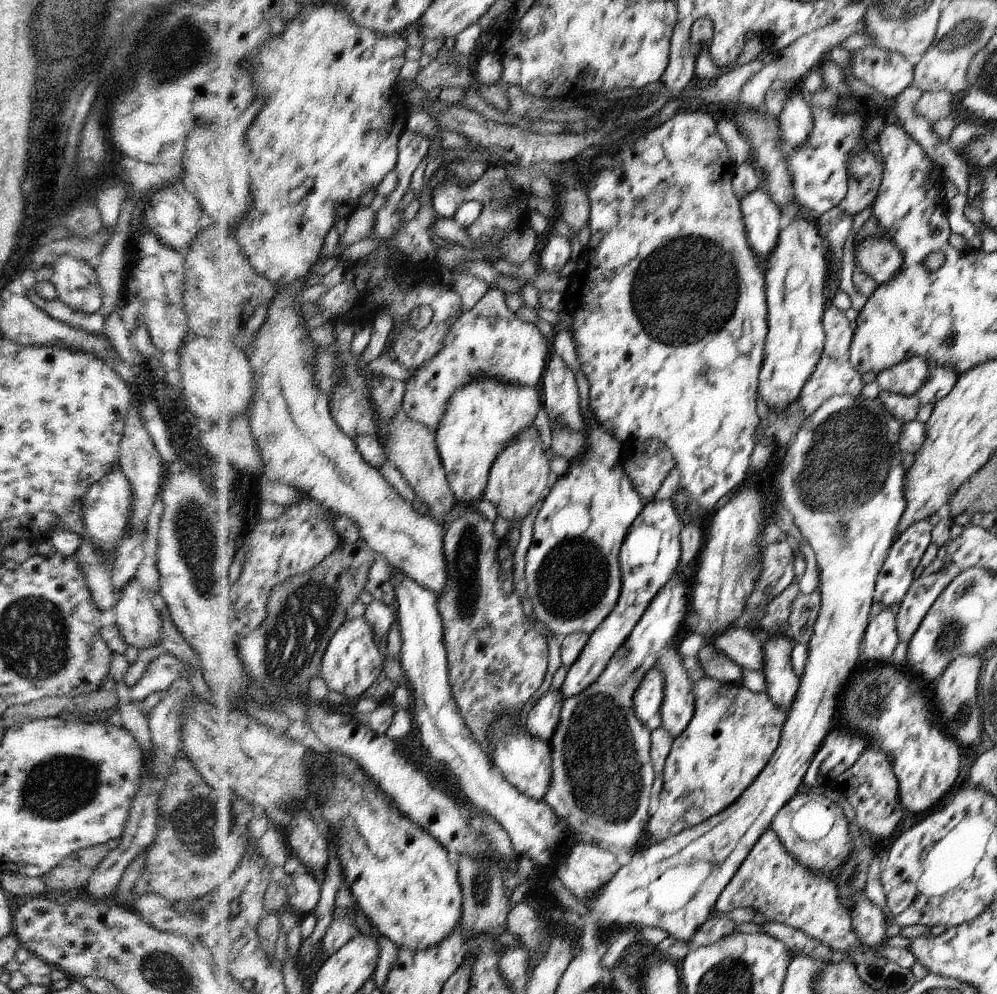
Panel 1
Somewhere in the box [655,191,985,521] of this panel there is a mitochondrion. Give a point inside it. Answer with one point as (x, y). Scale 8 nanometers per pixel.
(849, 459)

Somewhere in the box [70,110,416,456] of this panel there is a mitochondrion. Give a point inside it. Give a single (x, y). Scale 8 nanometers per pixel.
(207, 252)

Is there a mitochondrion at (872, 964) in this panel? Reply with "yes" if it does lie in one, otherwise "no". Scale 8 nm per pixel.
no

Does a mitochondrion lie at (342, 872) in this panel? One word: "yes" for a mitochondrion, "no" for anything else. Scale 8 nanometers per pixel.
no

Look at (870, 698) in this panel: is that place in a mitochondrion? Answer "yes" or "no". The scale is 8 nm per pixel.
yes

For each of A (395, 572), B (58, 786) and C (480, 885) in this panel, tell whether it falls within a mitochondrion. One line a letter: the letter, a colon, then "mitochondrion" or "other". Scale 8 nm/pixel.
A: other
B: mitochondrion
C: mitochondrion

